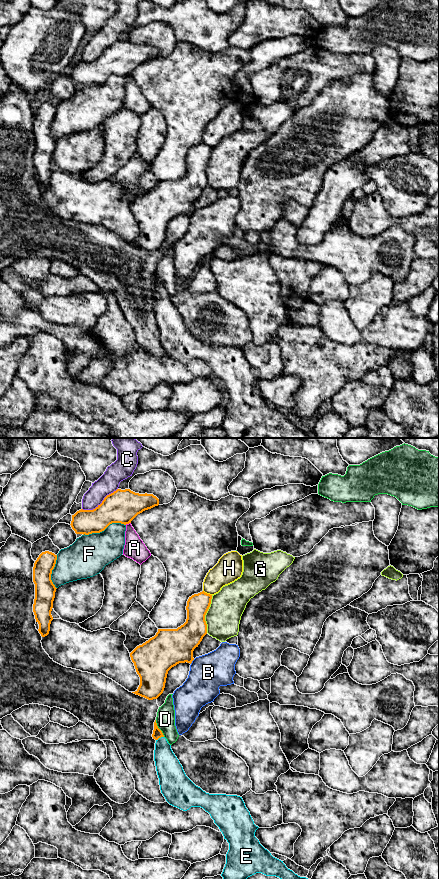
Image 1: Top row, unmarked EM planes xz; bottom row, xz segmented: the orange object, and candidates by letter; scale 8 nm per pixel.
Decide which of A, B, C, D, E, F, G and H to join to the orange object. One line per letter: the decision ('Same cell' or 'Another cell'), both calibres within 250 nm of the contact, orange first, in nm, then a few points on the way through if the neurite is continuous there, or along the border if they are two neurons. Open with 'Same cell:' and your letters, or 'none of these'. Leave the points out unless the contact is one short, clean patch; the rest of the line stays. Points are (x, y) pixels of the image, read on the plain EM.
Same cell: E
A: Another cell. Thickness 280 nm (orange) against 170 nm
B: Another cell. Thickness 300 nm (orange) against 300 nm
C: Another cell. Thickness 280 nm (orange) against 160 nm
D: Another cell. Thickness 80 nm (orange) against 150 nm
E: Same cell. Thickness 80 nm (orange) against 190 nm. Path across: xz (157, 285), (159, 289), (167, 317)
F: Another cell. Thickness 280 nm (orange) against 320 nm
G: Another cell. Thickness 220 nm (orange) against 280 nm
H: Another cell. Thickness 180 nm (orange) against 200 nm. Boundary: xz (203, 142), (211, 147)

